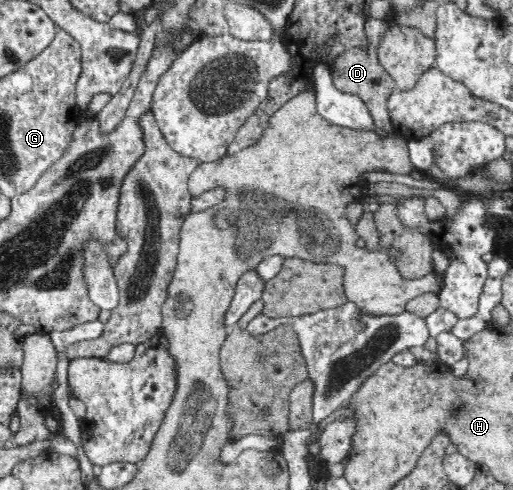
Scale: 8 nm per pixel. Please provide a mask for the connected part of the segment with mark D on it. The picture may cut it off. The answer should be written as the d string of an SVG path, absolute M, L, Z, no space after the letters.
M370 16L365 21L365 35L369 39L368 51L366 52L365 49L348 49L343 56L340 56L334 62L334 65L329 70L332 73L333 85L335 85L336 89L339 89L341 93L359 96L365 103L371 117L373 117L375 127L379 127L383 131L392 132L394 128L390 121L387 103L393 91L397 89L397 83L381 66L379 54L377 53L380 42L387 30L388 22L386 19L375 19Z

